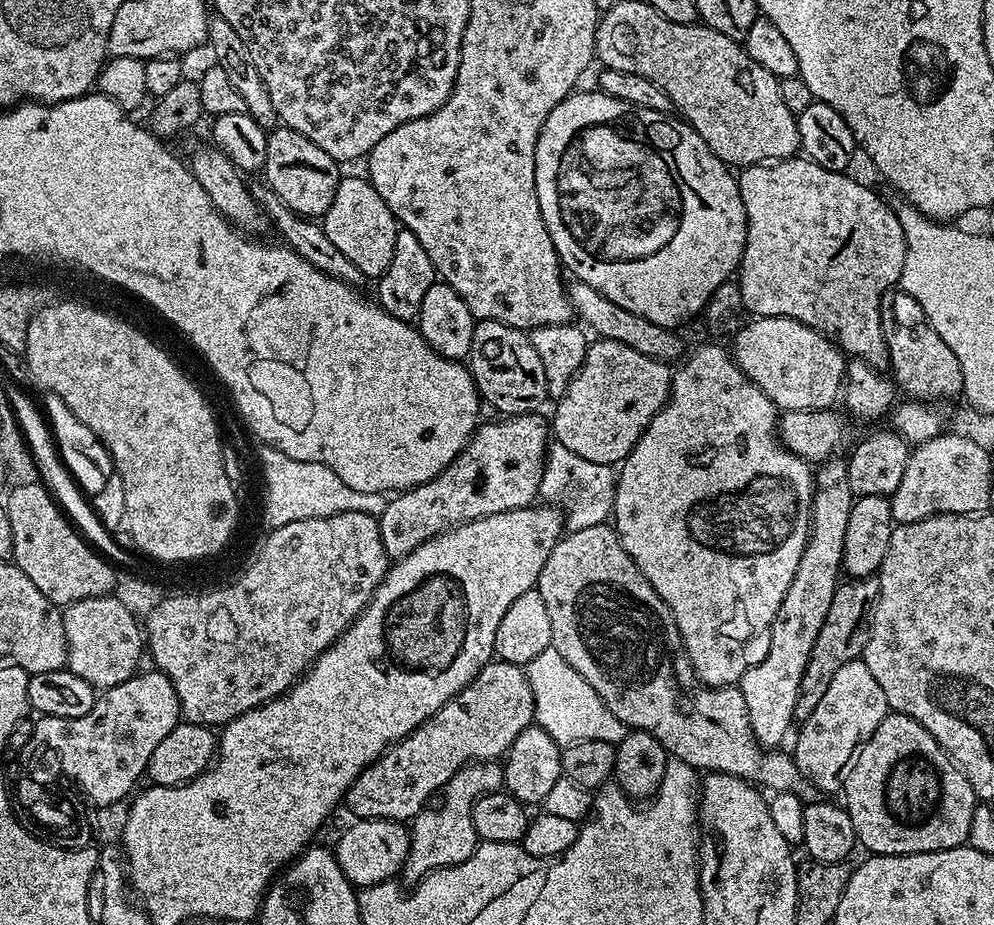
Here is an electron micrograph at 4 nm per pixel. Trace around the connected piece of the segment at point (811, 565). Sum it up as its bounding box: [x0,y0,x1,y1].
[738,459,853,750]

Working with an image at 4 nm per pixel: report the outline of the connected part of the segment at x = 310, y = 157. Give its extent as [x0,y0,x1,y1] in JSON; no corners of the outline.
[263,126,342,218]

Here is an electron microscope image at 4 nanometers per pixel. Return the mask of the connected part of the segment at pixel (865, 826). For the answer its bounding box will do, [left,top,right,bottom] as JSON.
[843,711,978,856]

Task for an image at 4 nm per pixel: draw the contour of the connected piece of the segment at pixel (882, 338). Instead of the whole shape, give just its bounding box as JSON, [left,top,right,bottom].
[738,154,906,369]

